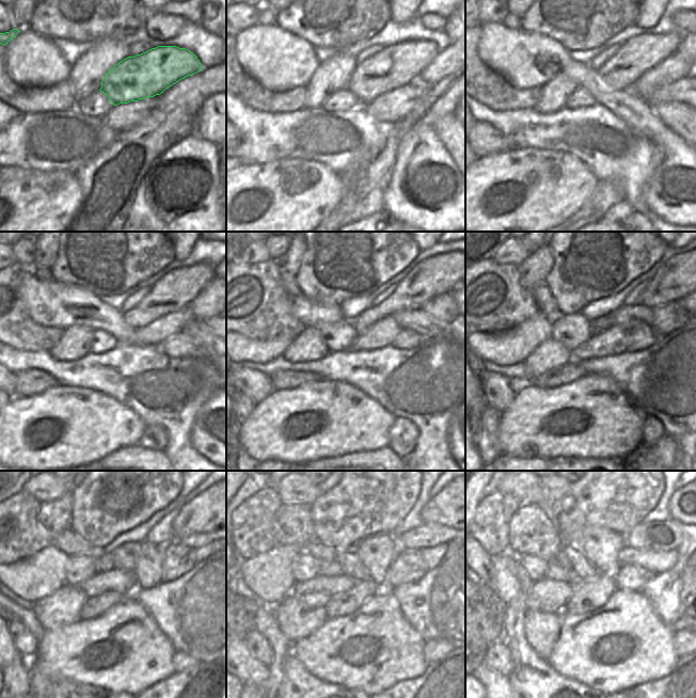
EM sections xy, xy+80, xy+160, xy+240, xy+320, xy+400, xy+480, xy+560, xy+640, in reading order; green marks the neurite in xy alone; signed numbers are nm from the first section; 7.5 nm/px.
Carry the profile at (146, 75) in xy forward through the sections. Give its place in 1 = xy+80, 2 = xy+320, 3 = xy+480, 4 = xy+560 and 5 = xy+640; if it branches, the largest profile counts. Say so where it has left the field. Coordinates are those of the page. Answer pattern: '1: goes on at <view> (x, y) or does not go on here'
1: goes on at xy+80 (399, 64)
2: goes on at xy+320 (442, 273)
3: goes on at xy+480 (204, 513)
4: goes on at xy+560 (443, 509)
5: goes on at xy+640 (682, 504)

